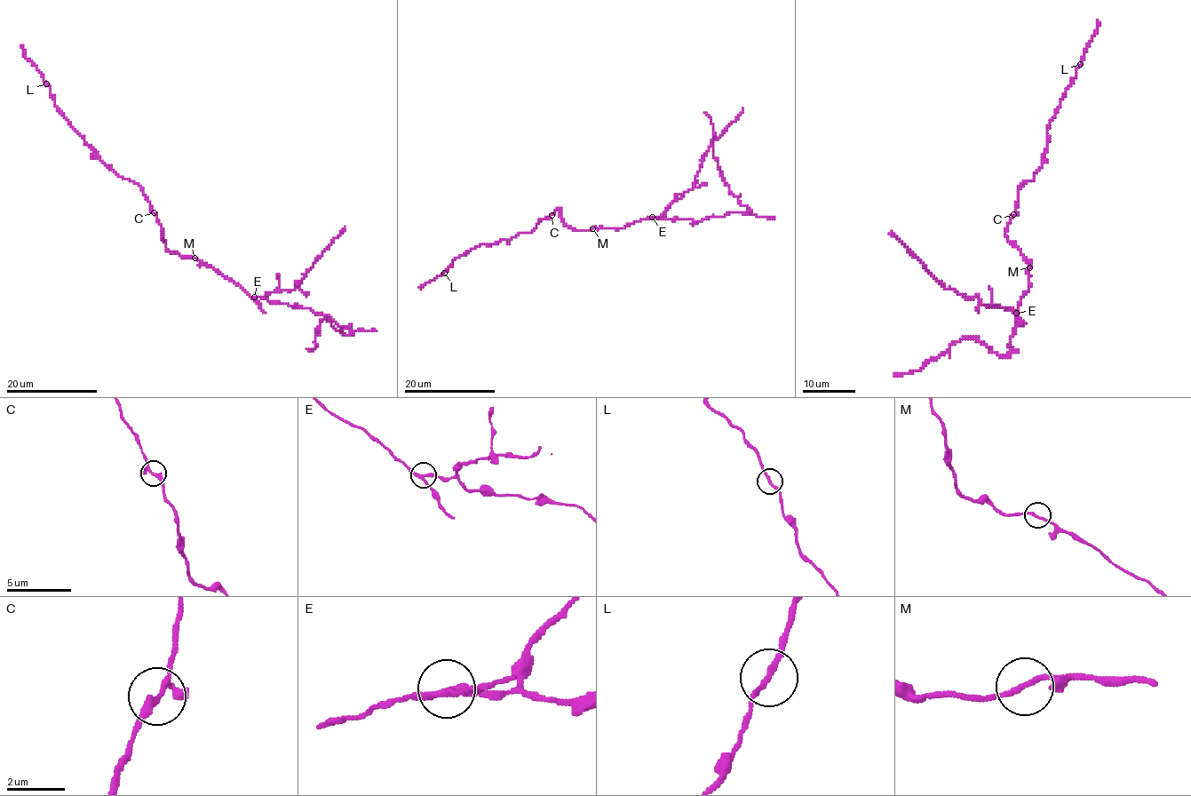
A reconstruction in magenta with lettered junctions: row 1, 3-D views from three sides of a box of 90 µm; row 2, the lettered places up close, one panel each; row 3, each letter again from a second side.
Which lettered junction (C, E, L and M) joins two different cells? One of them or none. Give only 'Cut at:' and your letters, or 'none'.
Cut at: E

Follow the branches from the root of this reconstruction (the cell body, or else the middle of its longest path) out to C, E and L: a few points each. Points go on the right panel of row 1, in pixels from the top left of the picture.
C: (1030, 267), (1030, 263), (1005, 234), (1005, 227), (1013, 214)
E: (1030, 267), (1028, 270), (1029, 288), (1022, 295), (1016, 314)
L: (1030, 267), (1008, 240), (1005, 227), (1016, 210), (1019, 189), (1043, 164), (1046, 129), (1081, 64)

